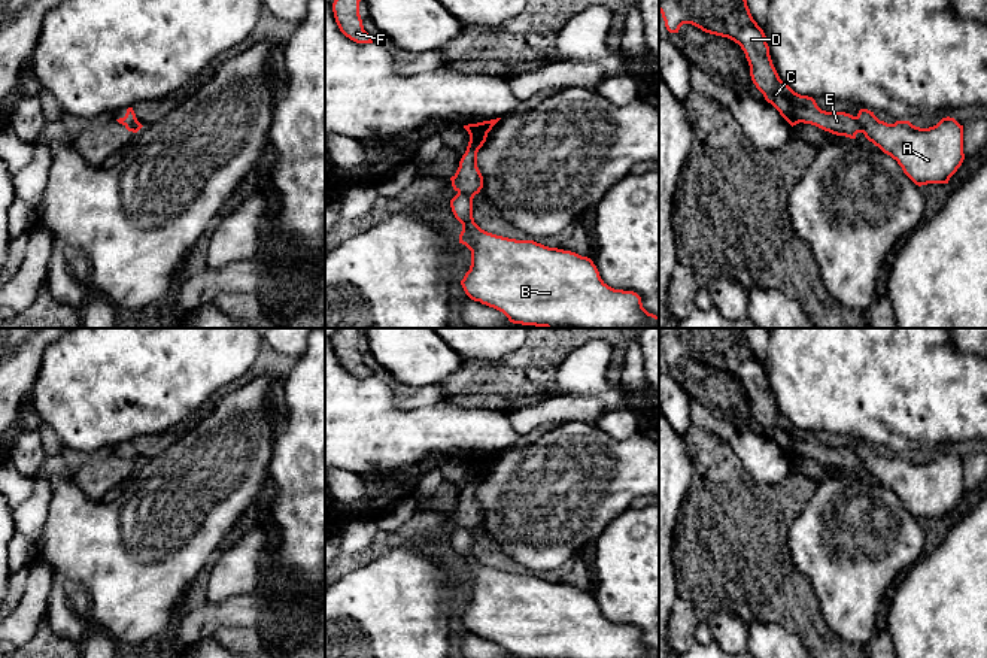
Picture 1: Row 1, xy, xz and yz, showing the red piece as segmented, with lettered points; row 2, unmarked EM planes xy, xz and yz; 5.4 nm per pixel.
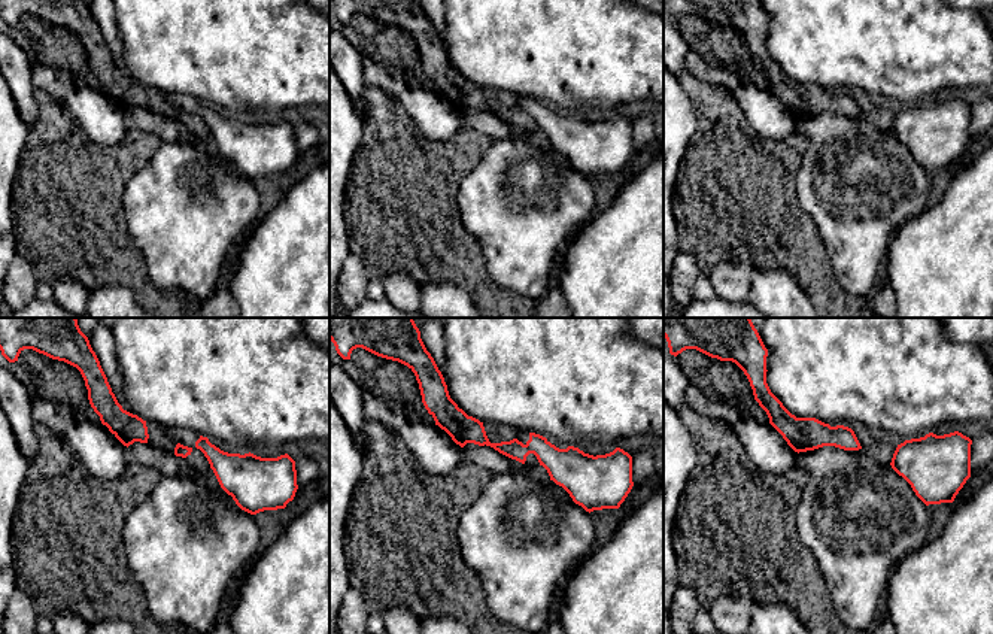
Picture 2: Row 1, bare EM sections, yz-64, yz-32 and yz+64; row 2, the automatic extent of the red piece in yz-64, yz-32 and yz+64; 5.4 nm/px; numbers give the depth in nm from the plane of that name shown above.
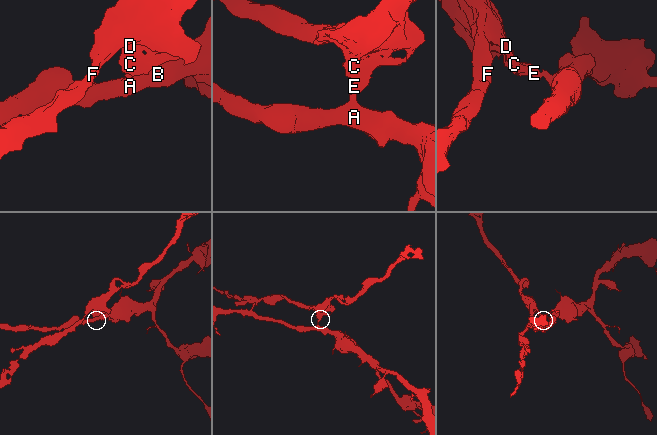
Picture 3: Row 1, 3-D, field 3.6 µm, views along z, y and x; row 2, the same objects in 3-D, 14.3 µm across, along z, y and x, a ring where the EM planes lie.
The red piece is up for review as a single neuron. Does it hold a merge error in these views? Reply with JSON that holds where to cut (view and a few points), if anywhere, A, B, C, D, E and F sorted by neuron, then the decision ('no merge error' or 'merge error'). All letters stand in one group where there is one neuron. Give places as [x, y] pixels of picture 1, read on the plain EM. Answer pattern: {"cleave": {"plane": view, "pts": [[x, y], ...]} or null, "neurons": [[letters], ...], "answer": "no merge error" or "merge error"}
{"cleave": {"plane": "xz", "pts": [[458, 525], [473, 531]]}, "neurons": [["A", "B"], ["C", "D", "E", "F"]], "answer": "merge error"}

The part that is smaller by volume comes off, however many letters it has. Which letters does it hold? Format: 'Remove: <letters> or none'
Remove: C, D, E, F

